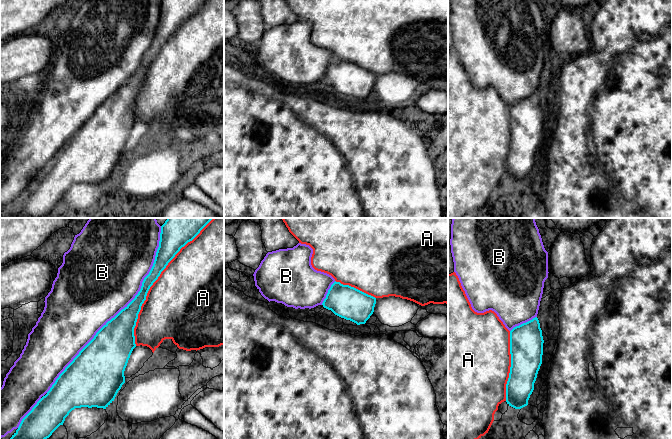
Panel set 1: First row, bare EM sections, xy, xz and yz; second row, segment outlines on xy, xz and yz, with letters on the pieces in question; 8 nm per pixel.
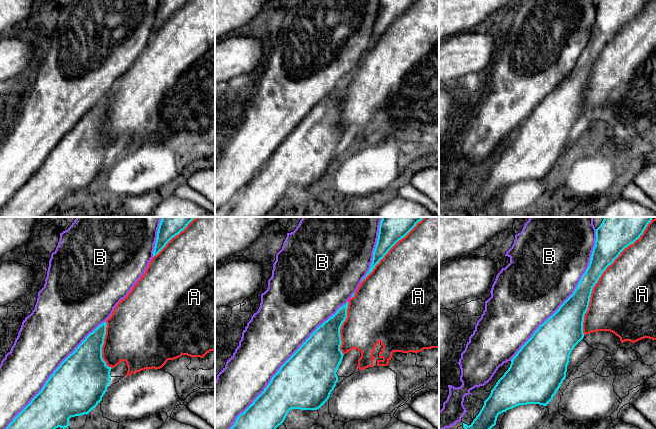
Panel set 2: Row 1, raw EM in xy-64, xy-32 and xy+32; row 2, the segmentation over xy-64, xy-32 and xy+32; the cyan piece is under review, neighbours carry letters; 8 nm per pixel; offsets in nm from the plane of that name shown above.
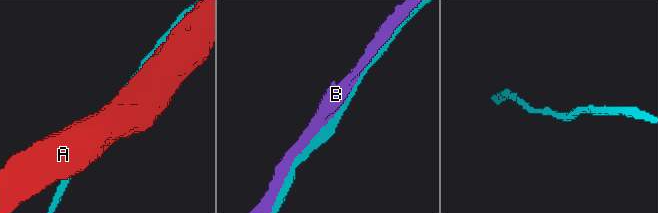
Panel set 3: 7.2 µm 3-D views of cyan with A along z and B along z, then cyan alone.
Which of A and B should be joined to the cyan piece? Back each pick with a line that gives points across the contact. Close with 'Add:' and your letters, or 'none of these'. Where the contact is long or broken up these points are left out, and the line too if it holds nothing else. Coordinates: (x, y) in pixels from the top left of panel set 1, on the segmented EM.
Add: B

